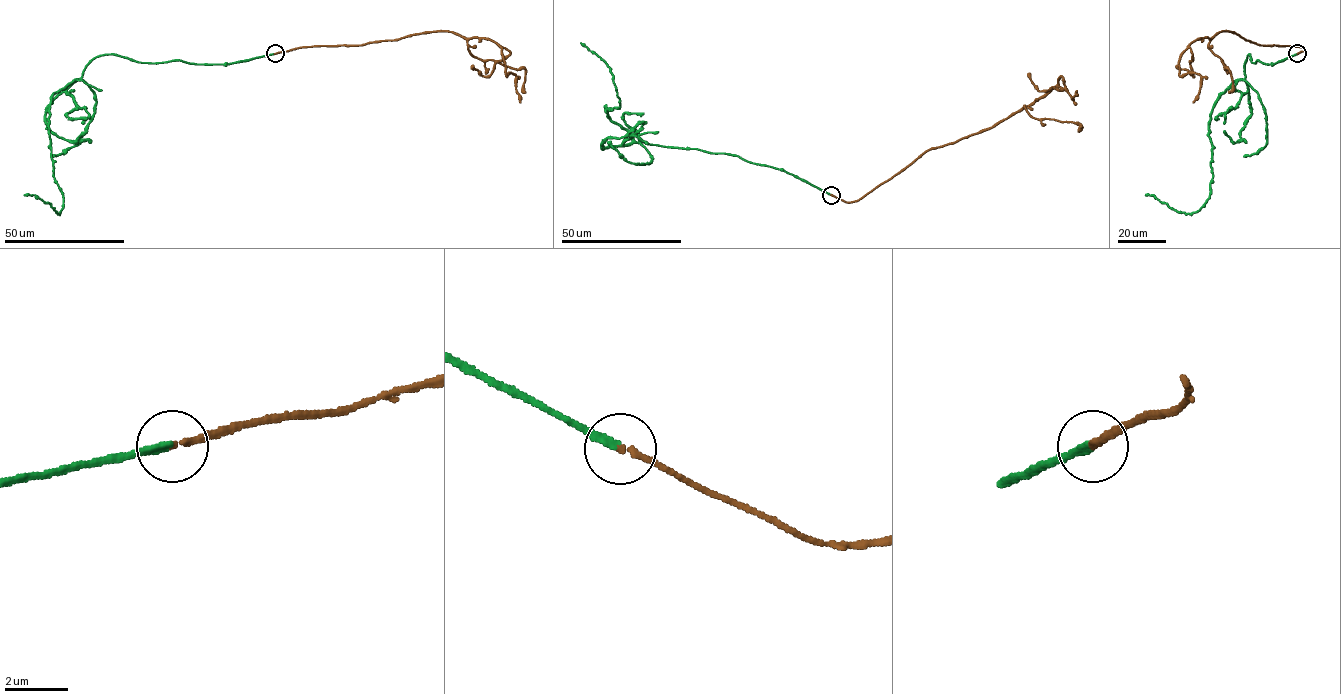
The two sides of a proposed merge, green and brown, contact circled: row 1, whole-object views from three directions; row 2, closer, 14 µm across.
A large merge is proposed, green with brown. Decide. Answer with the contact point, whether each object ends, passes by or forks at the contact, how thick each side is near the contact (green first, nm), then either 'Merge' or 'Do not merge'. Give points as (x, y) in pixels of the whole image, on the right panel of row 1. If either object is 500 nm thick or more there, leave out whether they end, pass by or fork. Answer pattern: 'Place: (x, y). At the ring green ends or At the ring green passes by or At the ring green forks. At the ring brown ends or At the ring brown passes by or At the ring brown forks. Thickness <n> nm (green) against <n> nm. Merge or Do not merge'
Place: (1297, 53). At the ring green ends. At the ring brown ends. Thickness 240 nm (green) against 200 nm. Merge

